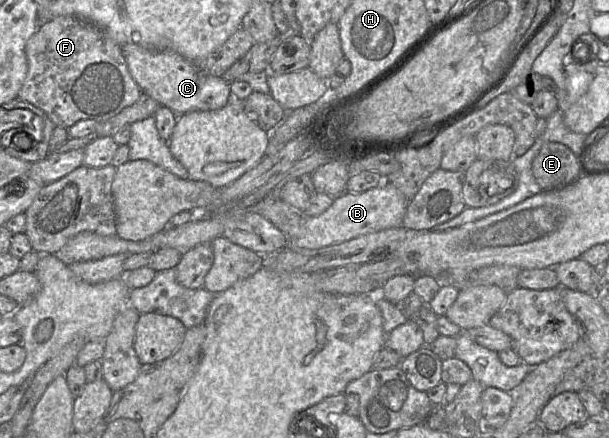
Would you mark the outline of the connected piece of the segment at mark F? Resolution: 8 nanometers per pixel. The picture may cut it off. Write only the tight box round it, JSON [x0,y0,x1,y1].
[18,16,144,128]

